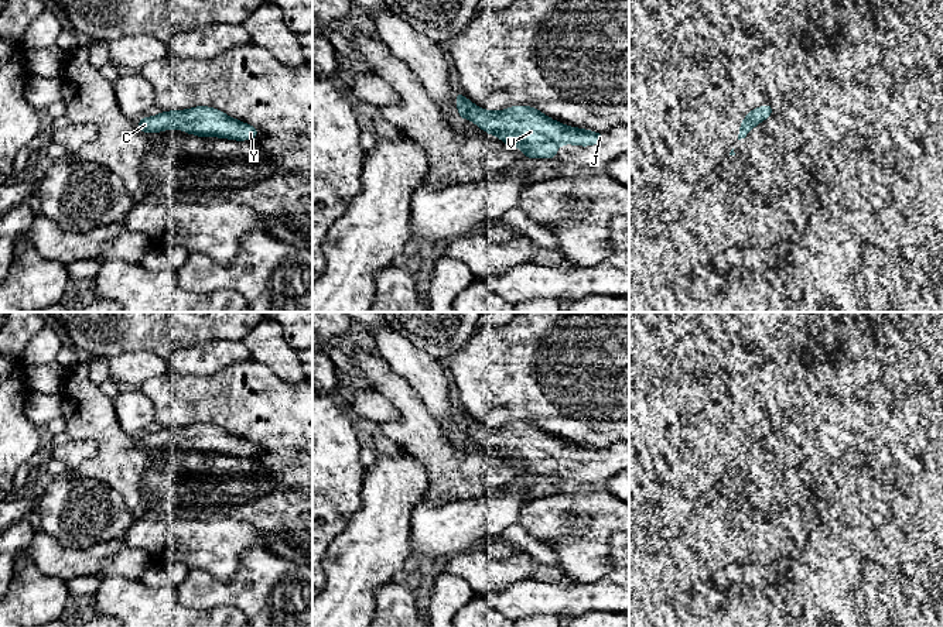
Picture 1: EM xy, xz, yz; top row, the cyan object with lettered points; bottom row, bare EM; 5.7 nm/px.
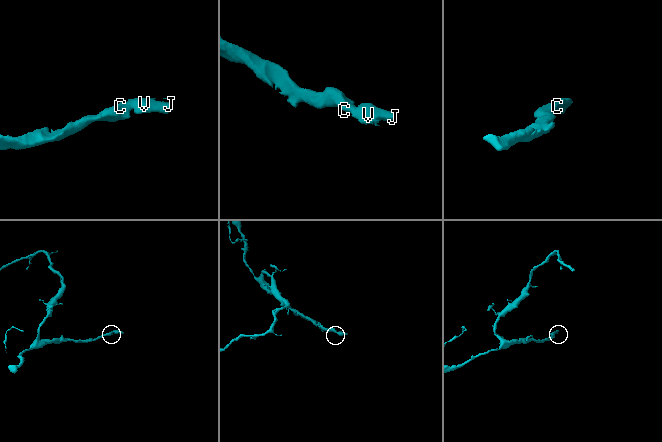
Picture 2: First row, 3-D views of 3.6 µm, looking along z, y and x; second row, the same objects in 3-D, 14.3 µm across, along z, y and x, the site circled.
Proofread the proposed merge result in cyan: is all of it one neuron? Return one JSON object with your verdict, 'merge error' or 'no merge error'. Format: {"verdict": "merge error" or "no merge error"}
{"verdict": "no merge error"}

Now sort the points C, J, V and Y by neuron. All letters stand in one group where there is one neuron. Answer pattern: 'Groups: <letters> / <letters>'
Groups: C J V Y

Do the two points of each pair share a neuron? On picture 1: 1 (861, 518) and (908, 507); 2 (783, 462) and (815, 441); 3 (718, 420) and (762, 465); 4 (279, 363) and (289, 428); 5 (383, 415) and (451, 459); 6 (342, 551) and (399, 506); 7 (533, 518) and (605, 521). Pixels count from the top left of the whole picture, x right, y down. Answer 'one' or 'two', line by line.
1: one
2: two
3: two
4: two
5: two
6: one
7: one

